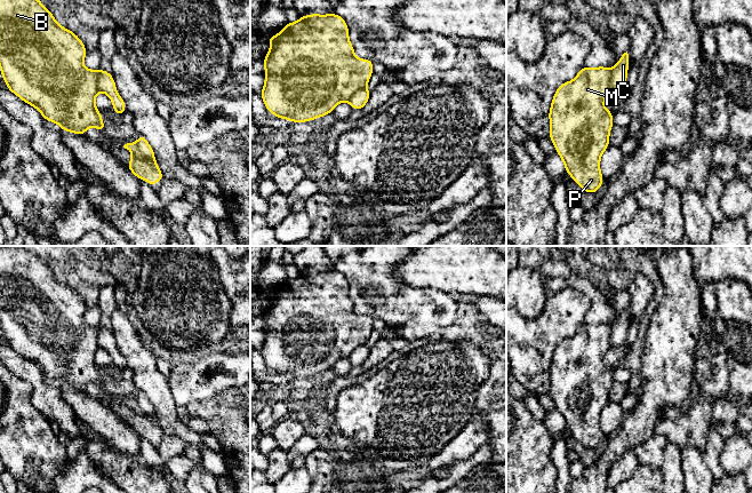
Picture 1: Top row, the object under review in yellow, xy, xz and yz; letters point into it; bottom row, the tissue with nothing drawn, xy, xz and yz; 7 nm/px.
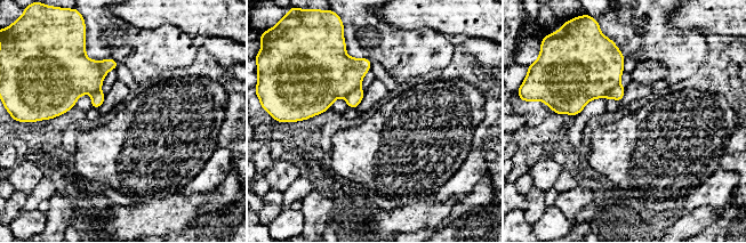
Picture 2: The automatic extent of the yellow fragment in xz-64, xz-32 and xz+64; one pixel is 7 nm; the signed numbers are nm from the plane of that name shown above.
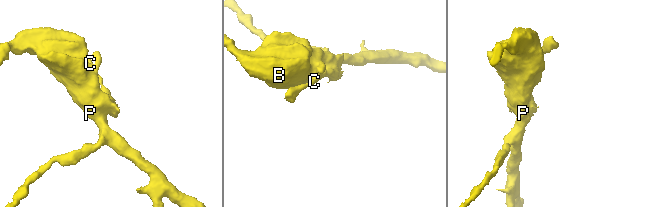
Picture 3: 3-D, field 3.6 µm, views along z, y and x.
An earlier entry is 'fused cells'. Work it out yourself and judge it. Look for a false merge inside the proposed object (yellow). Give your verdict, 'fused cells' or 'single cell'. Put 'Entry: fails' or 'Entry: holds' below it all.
fused cells
Entry: holds

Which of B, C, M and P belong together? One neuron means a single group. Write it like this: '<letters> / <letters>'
B M P / C

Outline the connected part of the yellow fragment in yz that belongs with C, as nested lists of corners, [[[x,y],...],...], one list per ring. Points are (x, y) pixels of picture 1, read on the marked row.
[[[627,51],[624,53],[617,64],[611,69],[610,88],[611,90],[618,90],[624,87],[627,79],[630,57]]]

